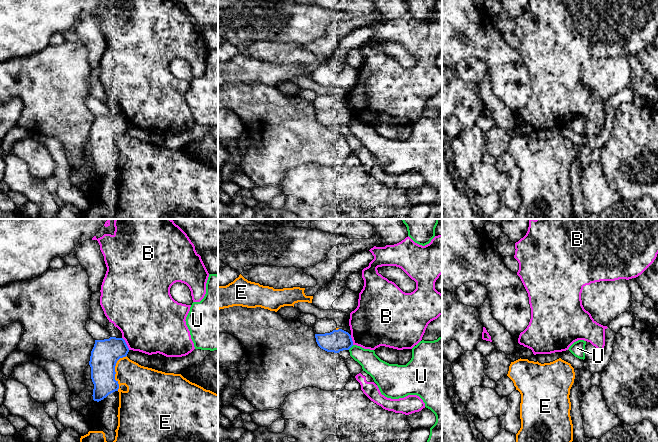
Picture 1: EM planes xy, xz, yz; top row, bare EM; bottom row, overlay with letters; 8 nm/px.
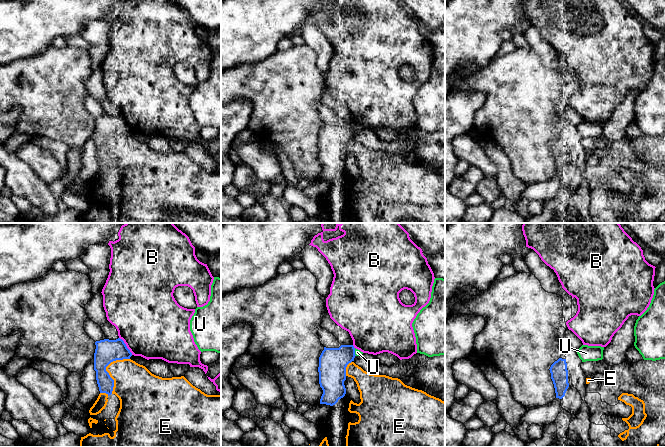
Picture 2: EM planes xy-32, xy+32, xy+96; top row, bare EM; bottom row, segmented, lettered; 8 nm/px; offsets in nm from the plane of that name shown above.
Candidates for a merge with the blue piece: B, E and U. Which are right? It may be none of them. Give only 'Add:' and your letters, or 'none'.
Add: none

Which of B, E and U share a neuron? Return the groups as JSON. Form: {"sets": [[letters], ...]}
{"sets": [["B"], ["E"], ["U"]]}

